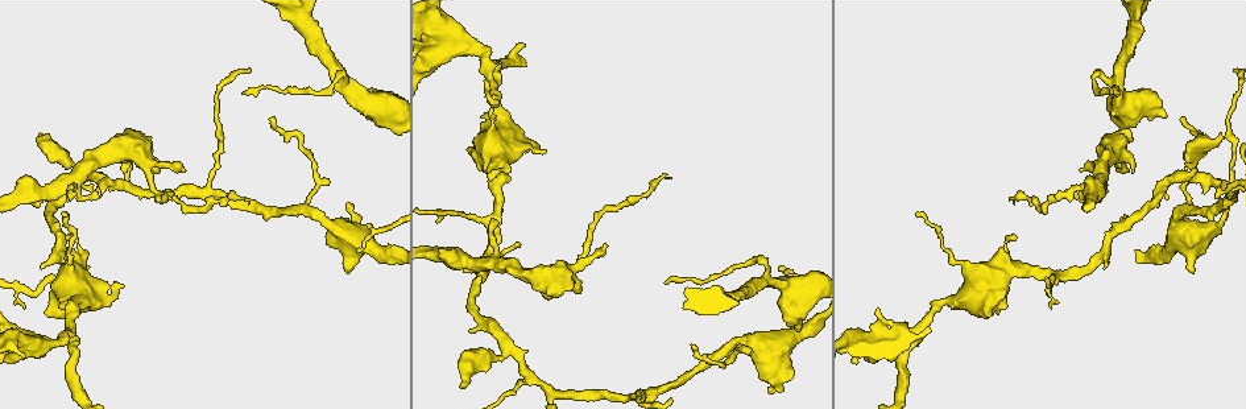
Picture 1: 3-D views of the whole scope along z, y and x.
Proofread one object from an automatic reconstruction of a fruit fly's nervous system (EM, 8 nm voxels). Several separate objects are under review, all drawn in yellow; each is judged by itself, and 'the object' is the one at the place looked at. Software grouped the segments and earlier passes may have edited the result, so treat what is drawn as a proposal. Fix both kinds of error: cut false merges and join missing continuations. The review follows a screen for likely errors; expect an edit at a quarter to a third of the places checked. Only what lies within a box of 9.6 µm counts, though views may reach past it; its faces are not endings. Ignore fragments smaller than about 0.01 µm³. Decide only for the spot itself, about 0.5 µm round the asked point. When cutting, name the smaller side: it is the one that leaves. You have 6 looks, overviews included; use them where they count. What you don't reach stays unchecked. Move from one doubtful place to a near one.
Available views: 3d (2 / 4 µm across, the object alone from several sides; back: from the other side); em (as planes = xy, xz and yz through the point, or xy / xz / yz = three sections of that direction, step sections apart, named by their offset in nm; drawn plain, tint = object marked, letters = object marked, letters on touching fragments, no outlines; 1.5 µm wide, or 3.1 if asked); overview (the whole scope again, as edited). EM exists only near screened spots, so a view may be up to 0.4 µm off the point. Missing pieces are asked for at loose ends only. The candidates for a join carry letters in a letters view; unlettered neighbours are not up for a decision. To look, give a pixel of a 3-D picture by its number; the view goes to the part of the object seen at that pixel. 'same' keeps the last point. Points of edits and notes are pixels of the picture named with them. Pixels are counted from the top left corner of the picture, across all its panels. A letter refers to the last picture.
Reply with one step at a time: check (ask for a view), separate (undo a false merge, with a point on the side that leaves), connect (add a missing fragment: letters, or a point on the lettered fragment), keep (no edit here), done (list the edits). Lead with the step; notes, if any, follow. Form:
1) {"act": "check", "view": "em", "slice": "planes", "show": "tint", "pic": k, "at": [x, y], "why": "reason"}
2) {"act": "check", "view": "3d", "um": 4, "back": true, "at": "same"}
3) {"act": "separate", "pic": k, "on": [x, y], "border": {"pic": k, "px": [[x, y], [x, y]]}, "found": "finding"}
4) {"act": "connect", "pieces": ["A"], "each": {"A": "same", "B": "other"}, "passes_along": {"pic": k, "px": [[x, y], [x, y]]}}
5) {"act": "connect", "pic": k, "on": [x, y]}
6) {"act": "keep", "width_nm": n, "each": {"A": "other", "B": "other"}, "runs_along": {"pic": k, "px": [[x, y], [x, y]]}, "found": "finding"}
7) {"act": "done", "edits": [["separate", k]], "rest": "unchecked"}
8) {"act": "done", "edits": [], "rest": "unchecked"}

{"act": "check", "view": "3d", "um": 2, "pic": 1, "at": [124, 286], "why": "branch stops here"}

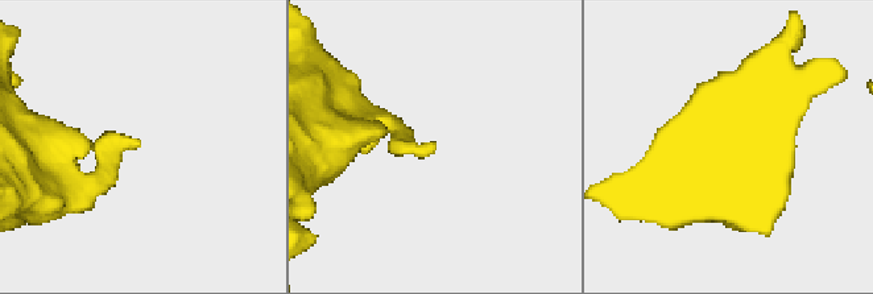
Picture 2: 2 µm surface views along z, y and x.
{"act": "check", "view": "em", "slice": "planes", "show": "letters", "pic": 2, "at": [434, 146]}

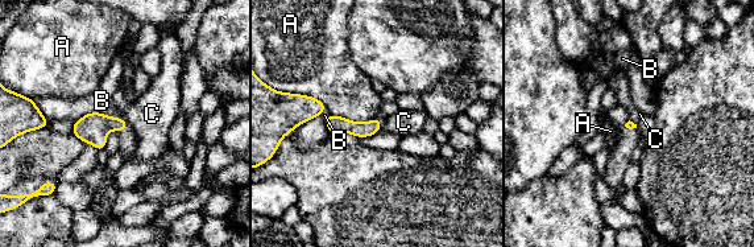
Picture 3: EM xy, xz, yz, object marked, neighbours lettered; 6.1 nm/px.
{"act": "keep", "longest_contact_nm": ["B", 300], "each": {"A": "other", "B": "other", "C": "other"}, "border": {"pic": 3, "px": [[123, 118], [128, 124]]}, "found": "no lettered fragment goes on from it"}

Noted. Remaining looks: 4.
{"act": "check", "view": "3d", "um": 4, "pic": 1, "at": [244, 199], "why": "long arm stops here"}

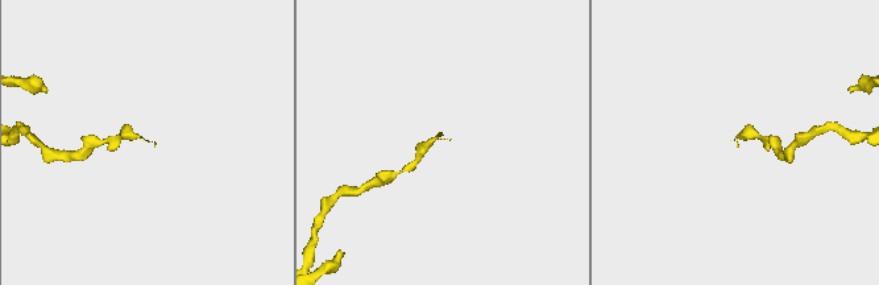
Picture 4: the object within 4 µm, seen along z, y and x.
{"act": "check", "view": "em", "slice": "xz", "step": 8, "show": "letters", "pic": 4, "at": [144, 139]}

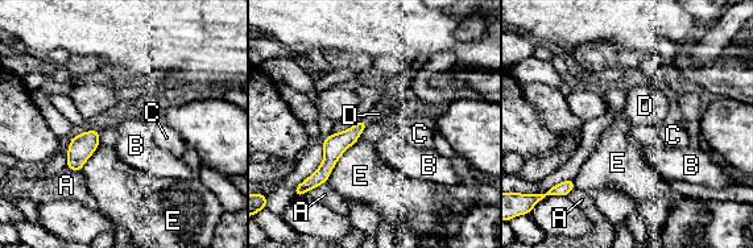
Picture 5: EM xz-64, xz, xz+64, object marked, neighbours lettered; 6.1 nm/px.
{"act": "connect", "pieces": ["D"], "each": {"A": "other", "B": "other", "C": "other", "D": "same", "E": "other"}, "passes_along": {"pic": 5, "px": [[335, 144], [364, 122], [401, 107]]}, "found": "the neuron continues"}

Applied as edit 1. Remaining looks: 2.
{"act": "done", "edits": [["connect", 5]], "rest": "unchecked"}

